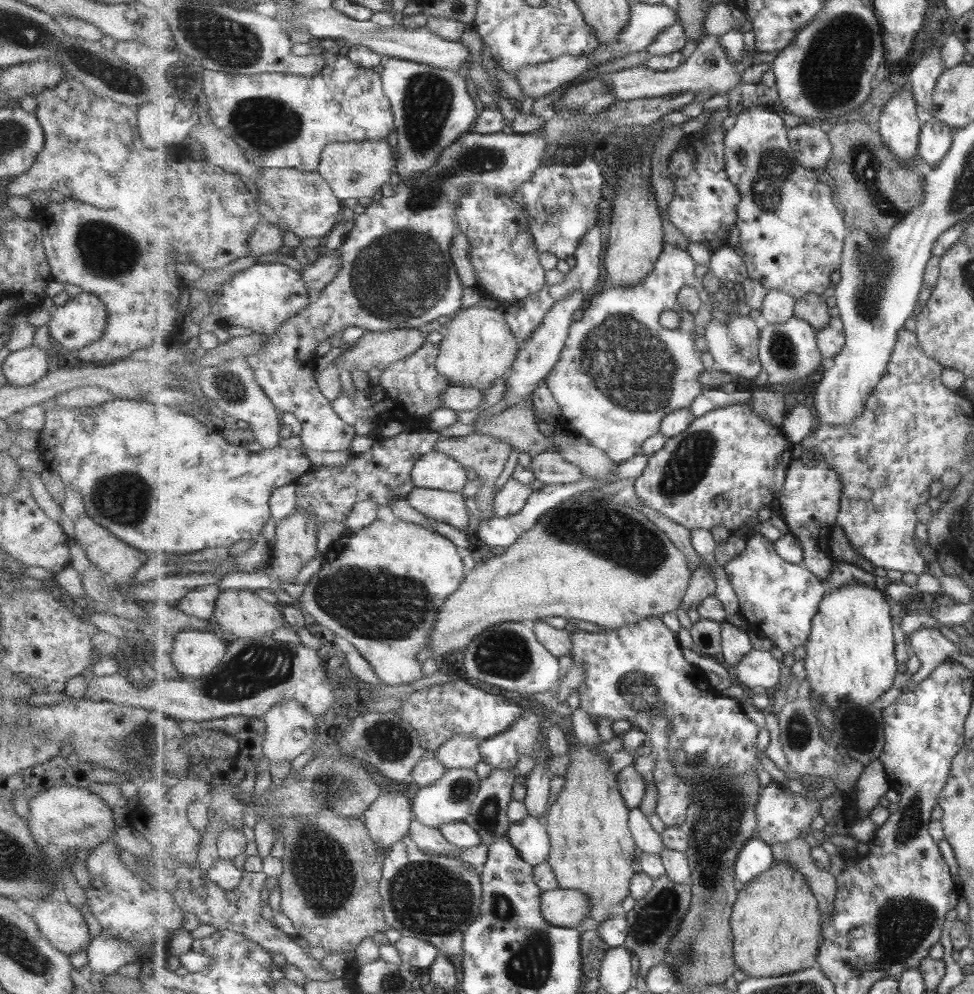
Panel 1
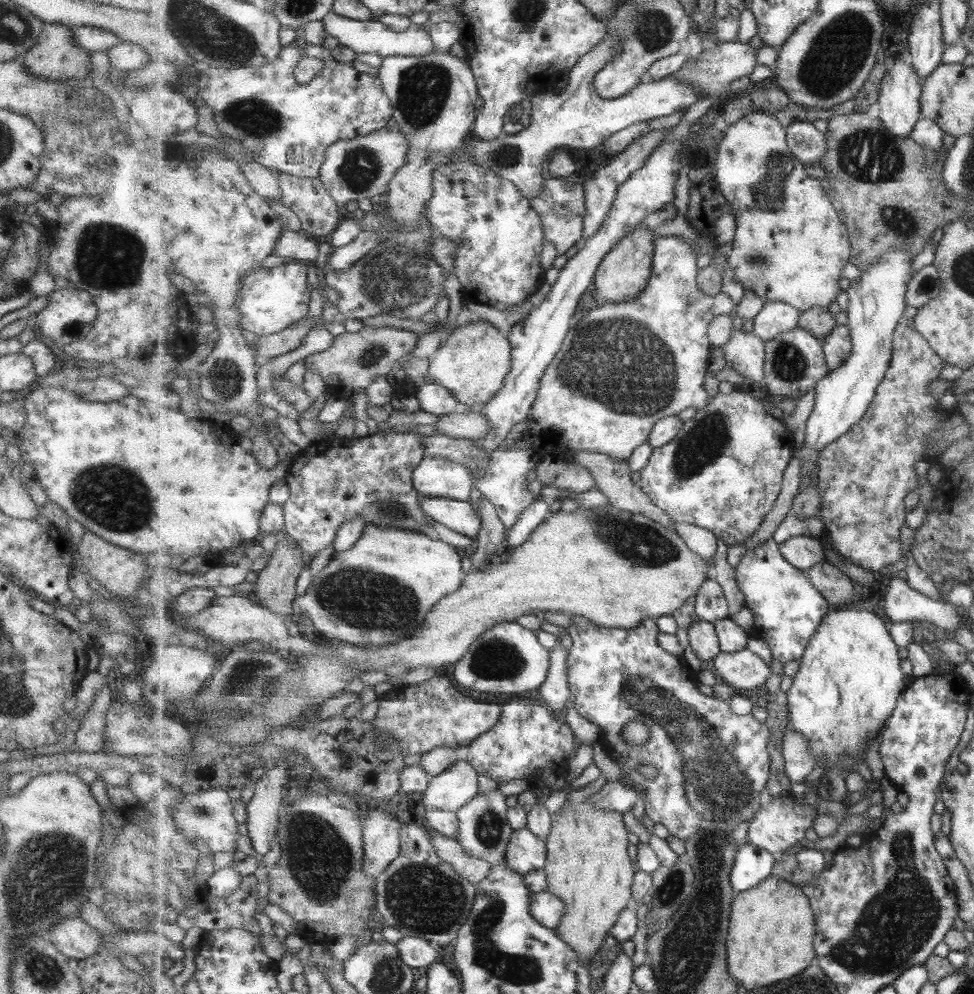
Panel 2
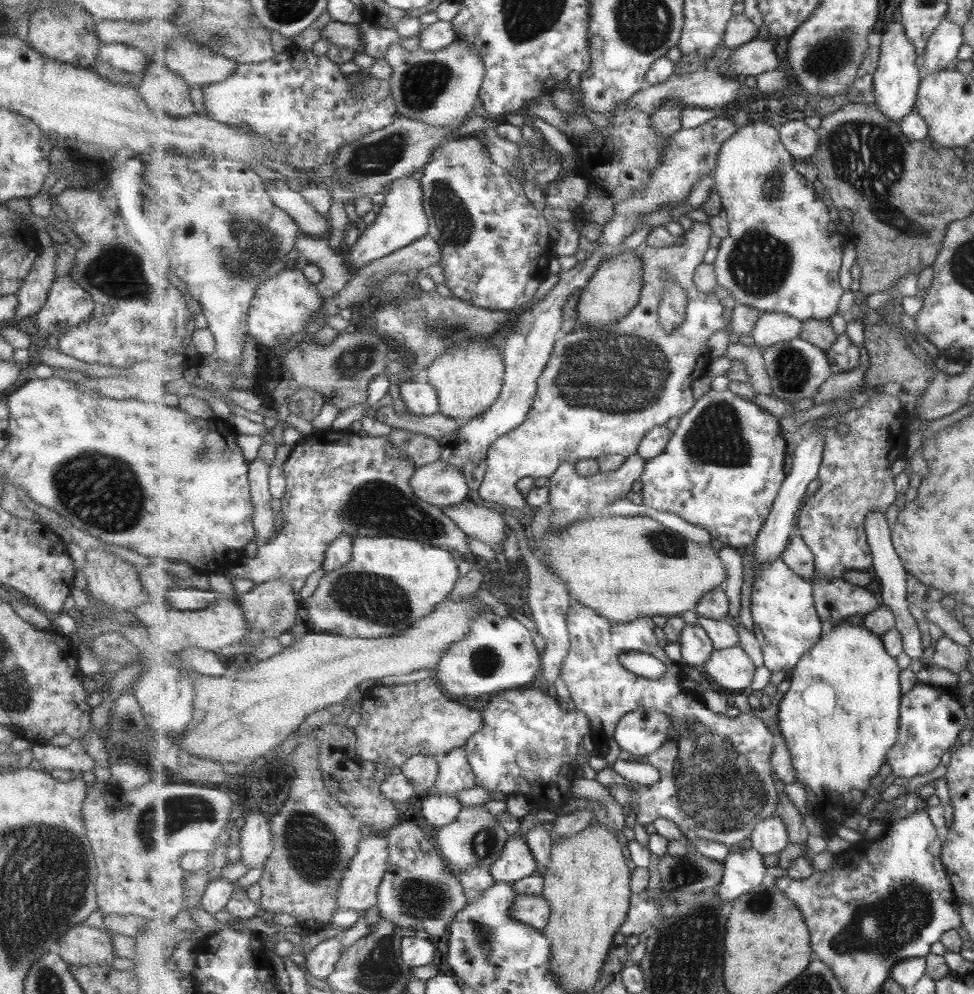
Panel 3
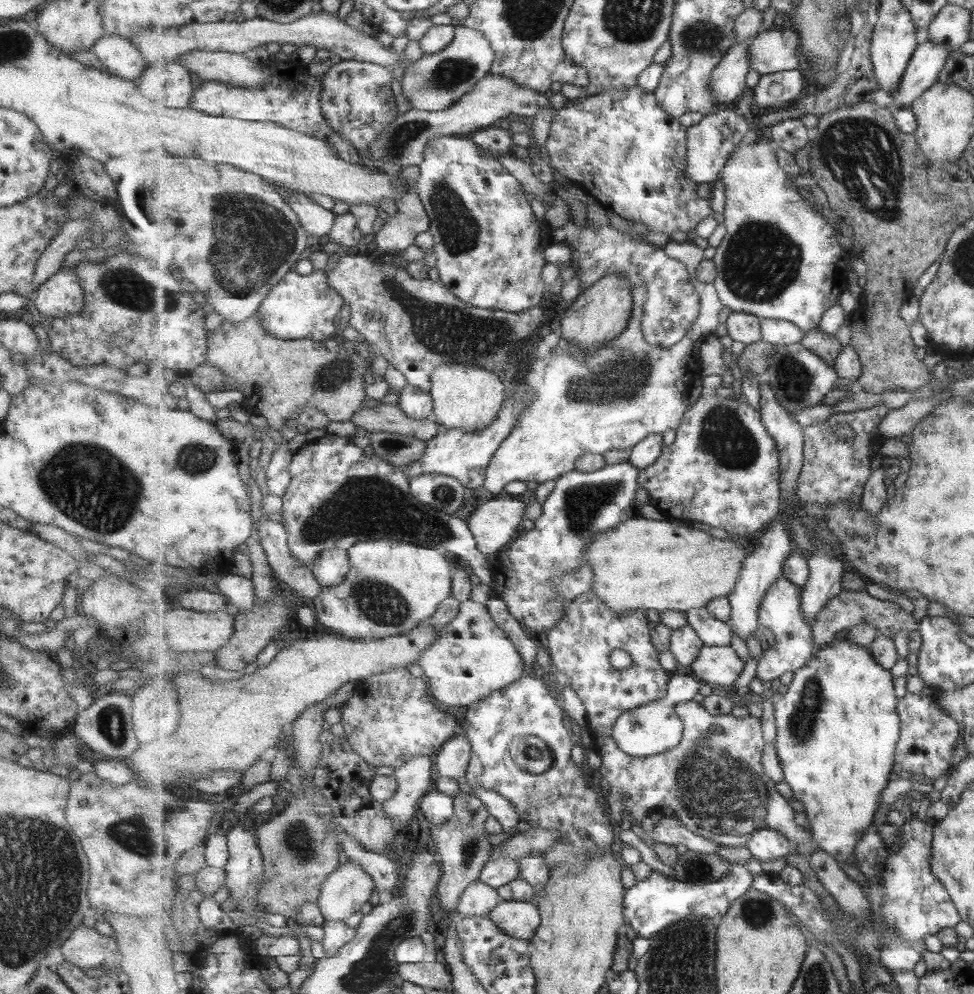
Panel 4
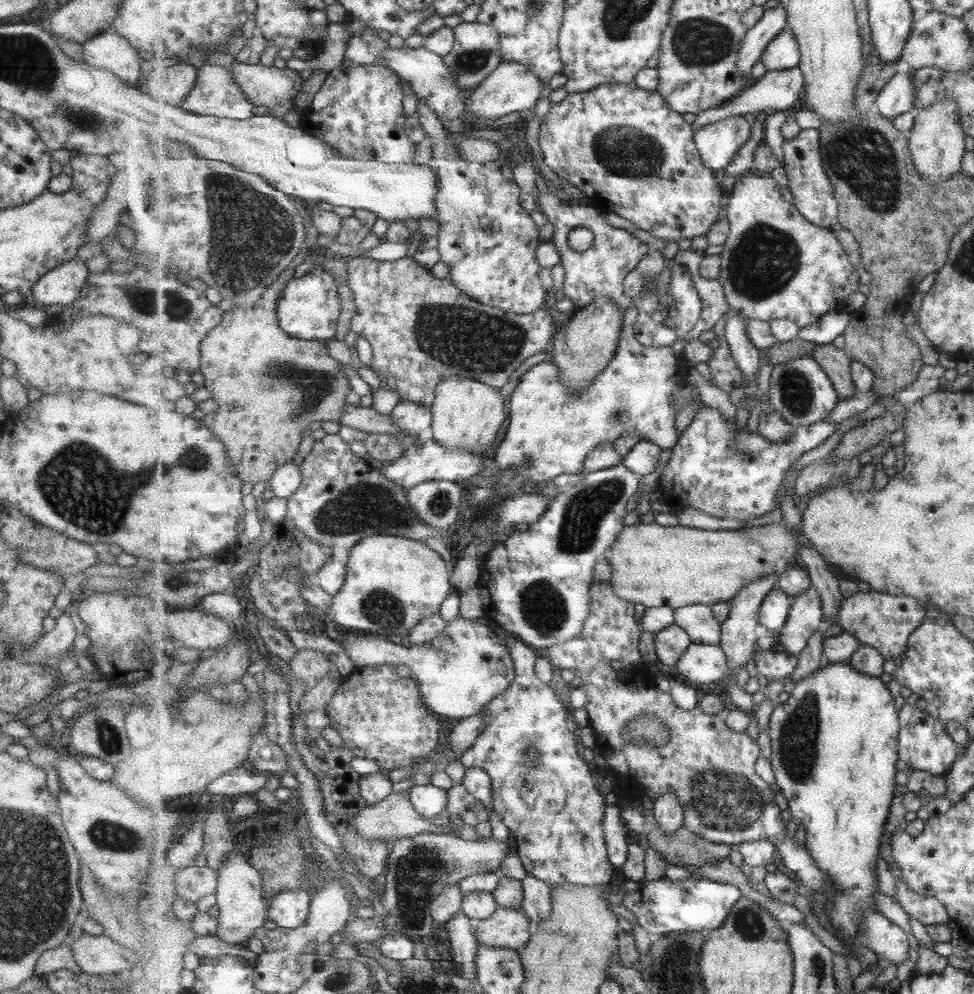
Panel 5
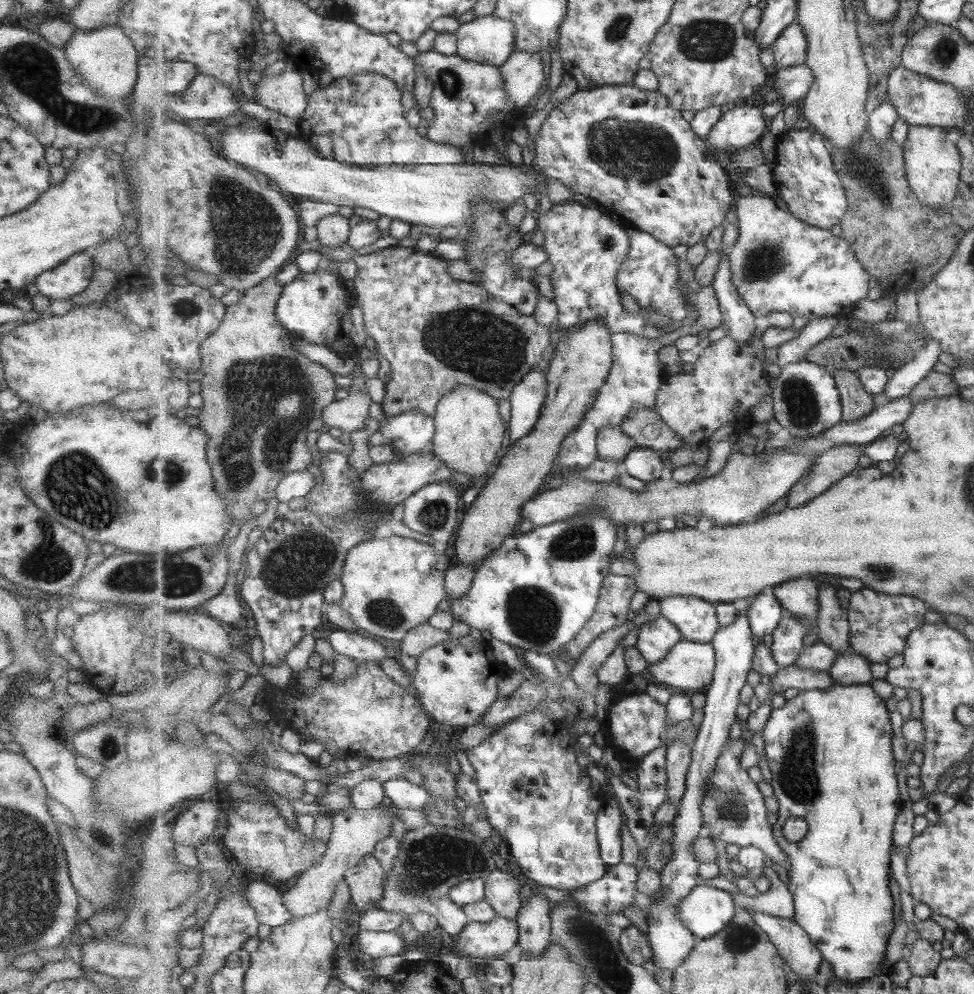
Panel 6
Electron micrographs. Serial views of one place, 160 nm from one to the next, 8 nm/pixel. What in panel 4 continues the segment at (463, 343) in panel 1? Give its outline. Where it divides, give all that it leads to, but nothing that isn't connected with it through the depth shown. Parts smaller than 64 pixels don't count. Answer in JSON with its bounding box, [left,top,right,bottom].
[432,364,505,432]

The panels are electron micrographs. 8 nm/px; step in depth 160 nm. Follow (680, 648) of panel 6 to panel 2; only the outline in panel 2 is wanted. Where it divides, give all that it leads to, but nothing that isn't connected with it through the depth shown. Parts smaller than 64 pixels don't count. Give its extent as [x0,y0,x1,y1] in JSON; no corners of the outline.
[715,648,771,691]

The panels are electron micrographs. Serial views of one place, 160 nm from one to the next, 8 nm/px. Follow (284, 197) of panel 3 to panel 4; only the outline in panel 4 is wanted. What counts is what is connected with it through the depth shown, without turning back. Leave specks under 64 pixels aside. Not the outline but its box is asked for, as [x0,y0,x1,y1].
[288,193,336,243]

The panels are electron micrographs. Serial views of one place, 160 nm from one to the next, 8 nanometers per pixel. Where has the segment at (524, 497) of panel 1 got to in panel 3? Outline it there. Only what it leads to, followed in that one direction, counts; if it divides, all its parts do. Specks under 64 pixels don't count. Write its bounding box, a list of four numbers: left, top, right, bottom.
[475,223,727,508]

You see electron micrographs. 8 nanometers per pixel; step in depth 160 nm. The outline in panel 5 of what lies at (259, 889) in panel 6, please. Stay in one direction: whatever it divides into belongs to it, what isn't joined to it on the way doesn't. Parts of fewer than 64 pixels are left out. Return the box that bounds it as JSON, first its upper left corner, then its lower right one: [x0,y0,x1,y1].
[268,889,313,930]

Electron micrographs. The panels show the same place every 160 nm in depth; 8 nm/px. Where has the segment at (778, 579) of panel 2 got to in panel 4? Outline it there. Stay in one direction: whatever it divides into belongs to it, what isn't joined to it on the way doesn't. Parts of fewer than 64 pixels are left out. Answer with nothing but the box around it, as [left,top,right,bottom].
[758,576,815,685]

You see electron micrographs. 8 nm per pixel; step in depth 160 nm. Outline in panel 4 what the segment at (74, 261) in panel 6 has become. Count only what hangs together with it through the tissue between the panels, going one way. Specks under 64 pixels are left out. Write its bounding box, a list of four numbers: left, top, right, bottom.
[33,267,83,319]

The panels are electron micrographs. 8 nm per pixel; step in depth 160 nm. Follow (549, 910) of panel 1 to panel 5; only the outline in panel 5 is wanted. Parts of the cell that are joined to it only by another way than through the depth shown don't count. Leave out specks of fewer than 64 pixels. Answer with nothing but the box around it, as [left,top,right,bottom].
[475,906,534,951]

